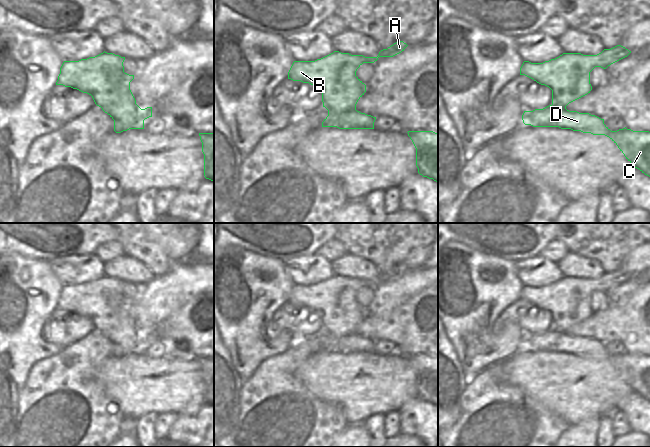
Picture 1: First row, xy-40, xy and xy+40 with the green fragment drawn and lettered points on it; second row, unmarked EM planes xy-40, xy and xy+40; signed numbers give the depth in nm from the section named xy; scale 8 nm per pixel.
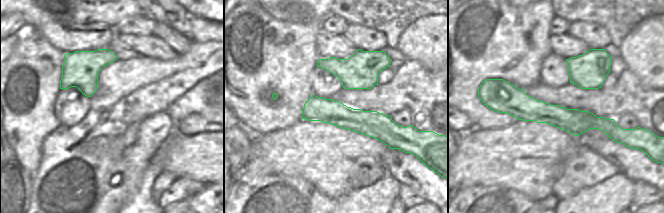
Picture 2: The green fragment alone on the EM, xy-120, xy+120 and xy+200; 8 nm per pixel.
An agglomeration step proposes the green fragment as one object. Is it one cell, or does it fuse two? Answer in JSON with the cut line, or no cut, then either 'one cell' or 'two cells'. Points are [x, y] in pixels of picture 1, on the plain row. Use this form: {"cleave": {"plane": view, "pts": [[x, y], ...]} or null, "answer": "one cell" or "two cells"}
{"cleave": {"plane": "xy", "pts": [[355, 332], [338, 337], [328, 335]]}, "answer": "two cells"}

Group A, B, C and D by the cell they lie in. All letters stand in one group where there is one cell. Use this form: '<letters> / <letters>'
A B / C D

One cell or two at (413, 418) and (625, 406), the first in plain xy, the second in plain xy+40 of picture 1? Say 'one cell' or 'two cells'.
one cell

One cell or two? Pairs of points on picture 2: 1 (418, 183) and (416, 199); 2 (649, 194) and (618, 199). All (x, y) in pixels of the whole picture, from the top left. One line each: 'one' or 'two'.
1: two
2: two

